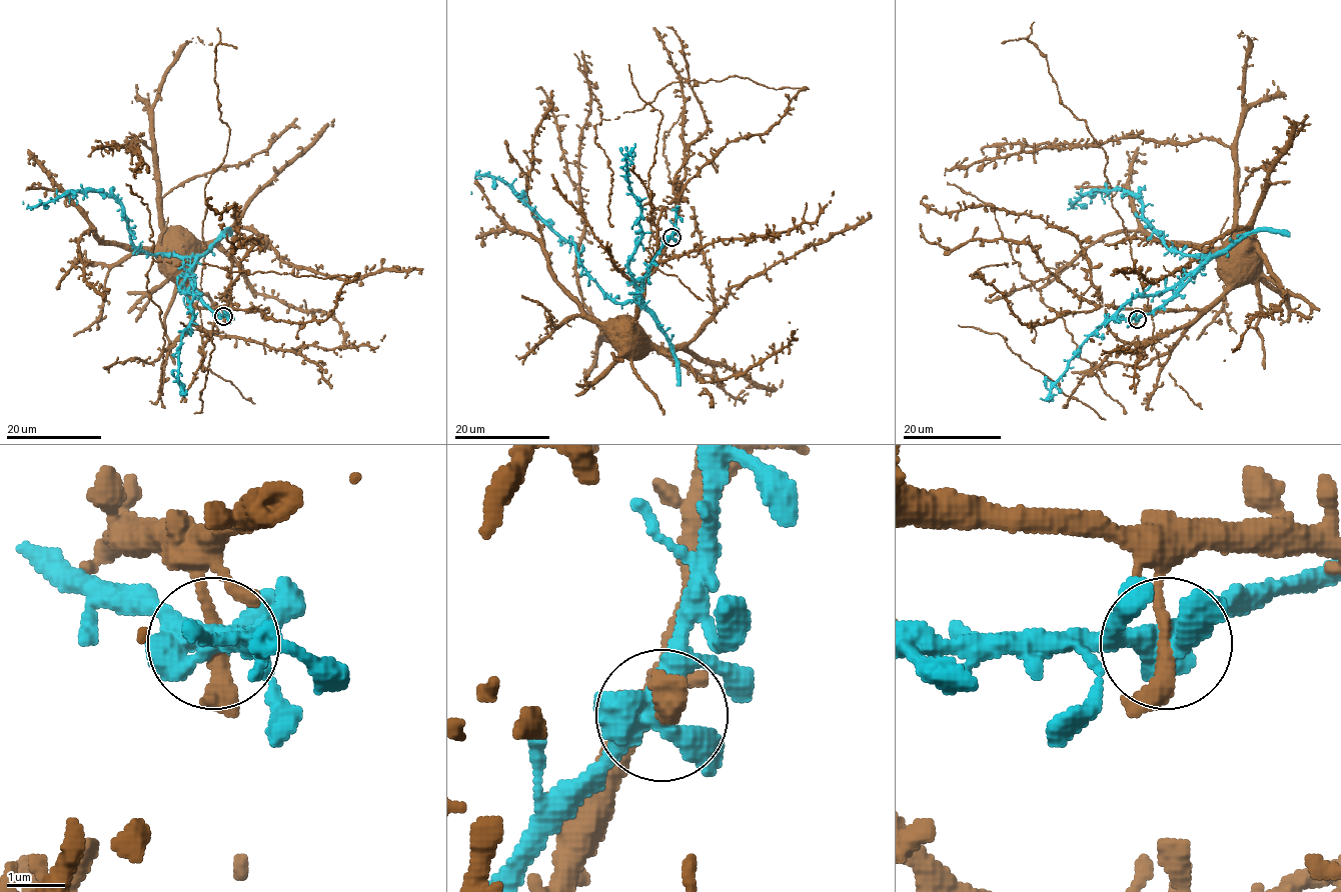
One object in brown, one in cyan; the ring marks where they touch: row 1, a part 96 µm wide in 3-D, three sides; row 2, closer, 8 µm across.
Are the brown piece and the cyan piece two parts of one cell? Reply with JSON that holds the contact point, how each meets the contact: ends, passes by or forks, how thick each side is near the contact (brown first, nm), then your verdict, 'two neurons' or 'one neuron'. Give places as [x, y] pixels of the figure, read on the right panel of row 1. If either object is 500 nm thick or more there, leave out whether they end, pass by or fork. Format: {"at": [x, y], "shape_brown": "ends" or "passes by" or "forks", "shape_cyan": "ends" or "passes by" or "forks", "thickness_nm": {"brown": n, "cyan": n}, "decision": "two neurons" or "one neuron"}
{"at": [1137, 319], "shape_brown": "passes by", "shape_cyan": "forks", "thickness_nm": {"brown": 240, "cyan": 460}, "decision": "two neurons"}

